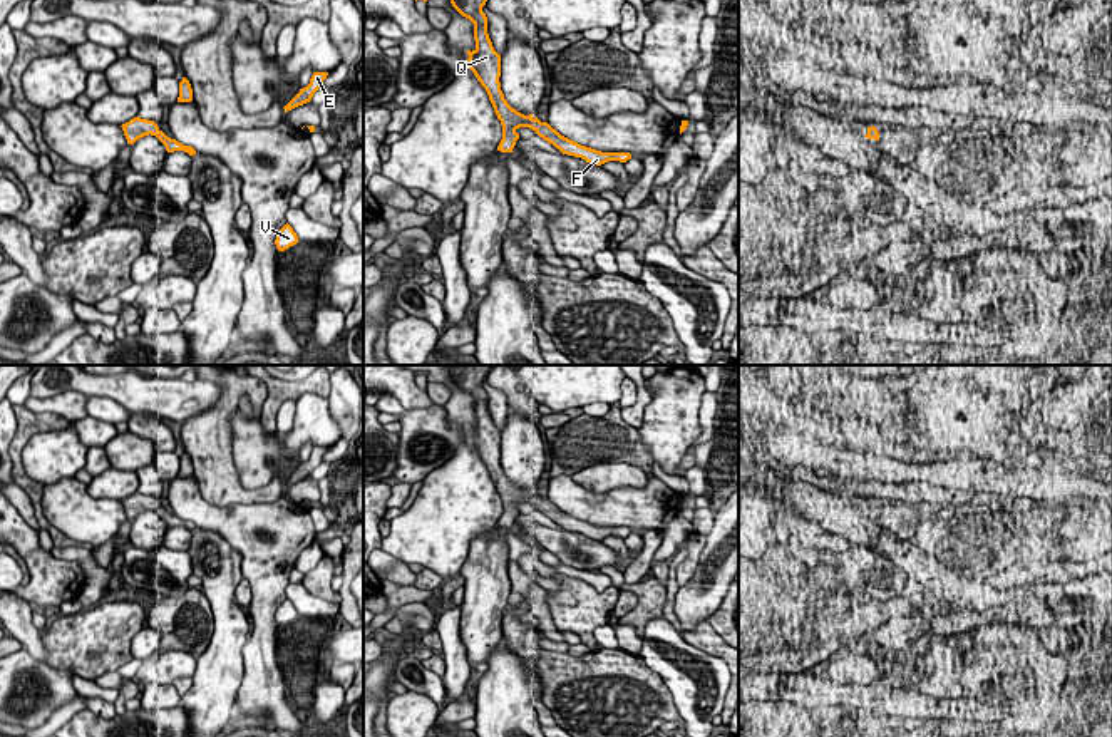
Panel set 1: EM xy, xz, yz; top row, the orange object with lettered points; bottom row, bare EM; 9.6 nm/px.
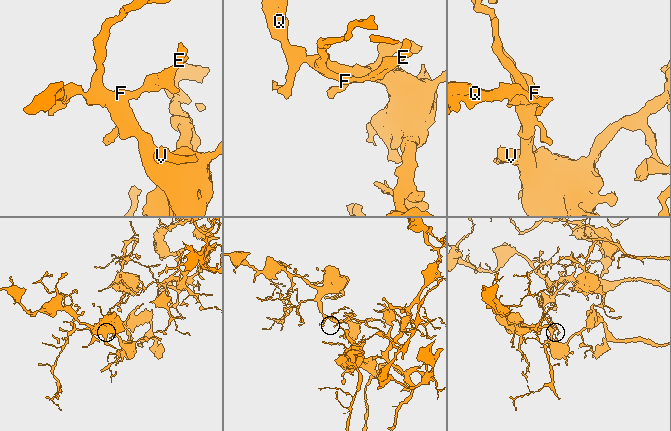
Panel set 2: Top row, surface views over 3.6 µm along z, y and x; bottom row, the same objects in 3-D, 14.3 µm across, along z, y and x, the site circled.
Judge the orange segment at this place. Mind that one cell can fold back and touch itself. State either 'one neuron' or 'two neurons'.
one neuron

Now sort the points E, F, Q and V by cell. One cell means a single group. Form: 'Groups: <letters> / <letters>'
Groups: E F Q V

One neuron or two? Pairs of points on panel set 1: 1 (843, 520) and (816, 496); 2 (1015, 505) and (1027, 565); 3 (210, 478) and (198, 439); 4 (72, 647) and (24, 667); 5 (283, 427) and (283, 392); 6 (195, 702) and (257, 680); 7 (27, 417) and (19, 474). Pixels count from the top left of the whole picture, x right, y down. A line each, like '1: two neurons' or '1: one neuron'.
1: one neuron
2: two neurons
3: one neuron
4: two neurons
5: two neurons
6: two neurons
7: one neuron

